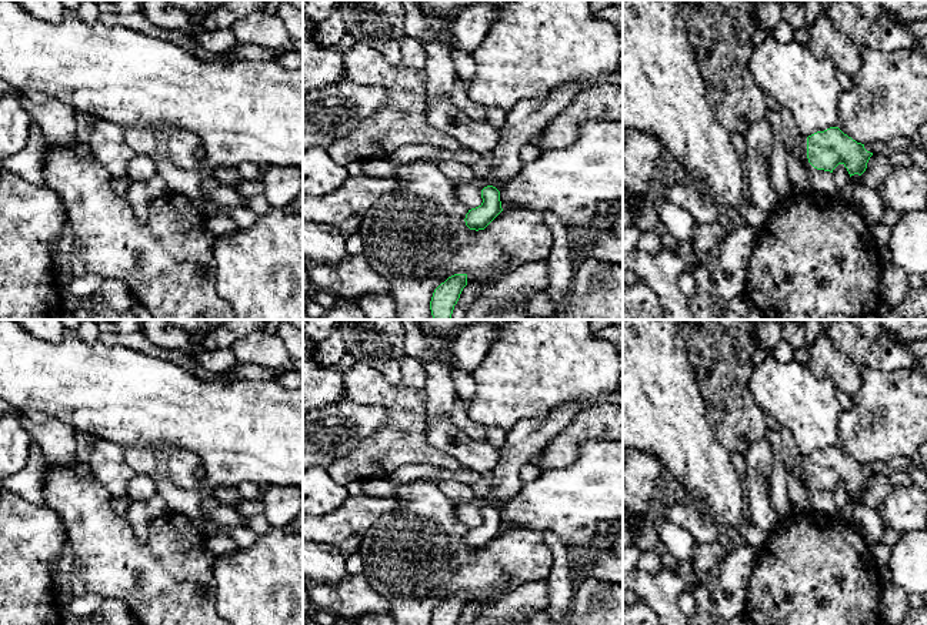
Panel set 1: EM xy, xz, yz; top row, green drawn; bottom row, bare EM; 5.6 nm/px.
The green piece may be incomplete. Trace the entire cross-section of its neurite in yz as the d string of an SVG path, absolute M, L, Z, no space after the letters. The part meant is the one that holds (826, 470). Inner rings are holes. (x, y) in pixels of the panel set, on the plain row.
M838 447L817 451L807 458L798 454L796 474L803 482L807 479L814 488L830 492L843 484L850 497L861 495L873 475L864 468L864 464L853 459Z

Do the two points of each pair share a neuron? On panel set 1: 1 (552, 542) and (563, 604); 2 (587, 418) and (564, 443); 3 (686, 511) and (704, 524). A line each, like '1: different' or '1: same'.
1: same
2: same
3: same

